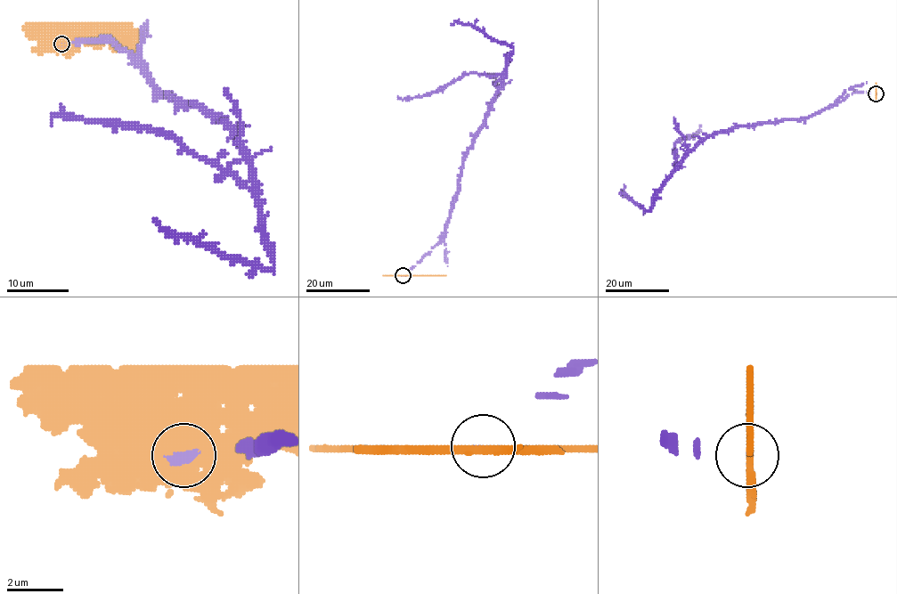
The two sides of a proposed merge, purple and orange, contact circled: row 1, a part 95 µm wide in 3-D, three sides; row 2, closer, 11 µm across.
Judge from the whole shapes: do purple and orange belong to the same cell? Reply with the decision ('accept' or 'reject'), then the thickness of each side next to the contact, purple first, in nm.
reject | 360/600 nm

